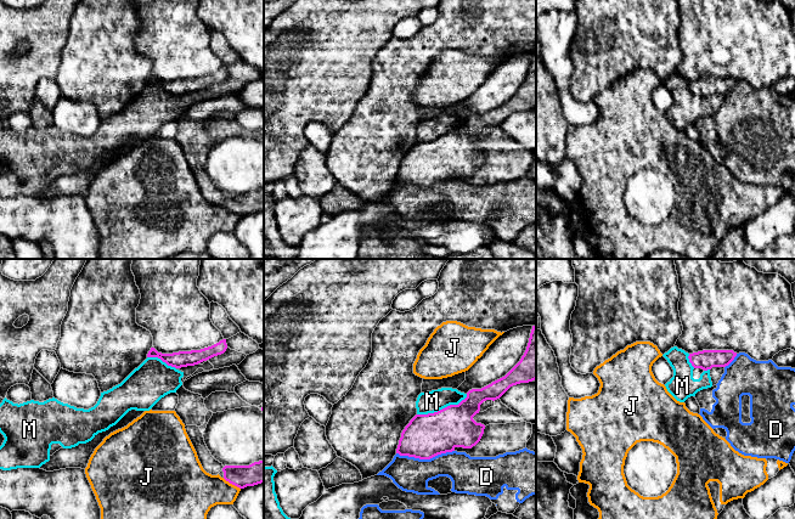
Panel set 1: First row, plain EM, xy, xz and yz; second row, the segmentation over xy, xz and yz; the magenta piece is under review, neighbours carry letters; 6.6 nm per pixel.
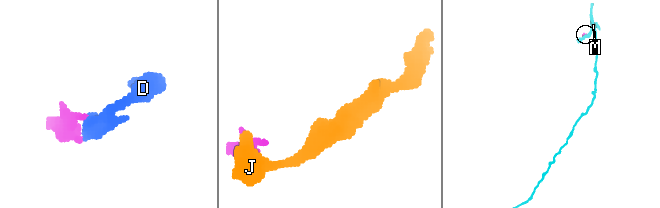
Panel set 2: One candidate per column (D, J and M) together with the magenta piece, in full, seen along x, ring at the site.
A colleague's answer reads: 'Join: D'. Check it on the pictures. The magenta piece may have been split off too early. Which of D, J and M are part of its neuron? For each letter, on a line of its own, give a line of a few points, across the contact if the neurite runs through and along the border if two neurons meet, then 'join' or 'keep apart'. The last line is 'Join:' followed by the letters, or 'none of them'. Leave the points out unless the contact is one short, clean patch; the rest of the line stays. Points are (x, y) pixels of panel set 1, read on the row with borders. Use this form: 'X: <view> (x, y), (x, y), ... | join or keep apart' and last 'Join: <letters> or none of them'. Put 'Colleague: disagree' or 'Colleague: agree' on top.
Colleague: agree
D: join
J: keep apart
M: xz (467, 394), (457, 404), (450, 404), (437, 411), (417, 415) | keep apart
Join: D

